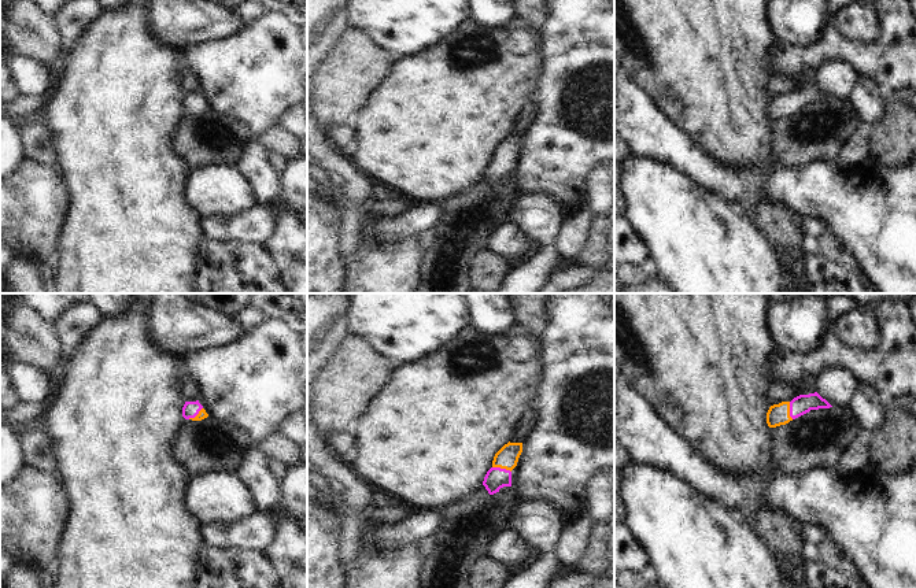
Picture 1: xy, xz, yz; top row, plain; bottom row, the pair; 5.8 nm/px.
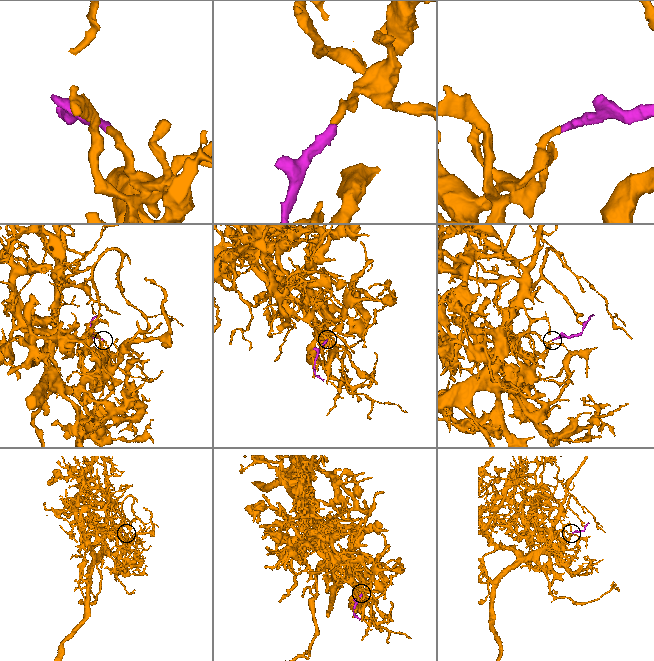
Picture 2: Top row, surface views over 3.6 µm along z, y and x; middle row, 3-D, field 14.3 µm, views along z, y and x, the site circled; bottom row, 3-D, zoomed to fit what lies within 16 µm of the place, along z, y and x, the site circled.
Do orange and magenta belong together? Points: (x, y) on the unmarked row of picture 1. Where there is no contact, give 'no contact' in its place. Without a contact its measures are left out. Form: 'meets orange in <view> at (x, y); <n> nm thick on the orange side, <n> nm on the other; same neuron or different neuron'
meets orange in xz at (502, 161); 130 nm thick on the orange side, 130 nm on the other; same neuron

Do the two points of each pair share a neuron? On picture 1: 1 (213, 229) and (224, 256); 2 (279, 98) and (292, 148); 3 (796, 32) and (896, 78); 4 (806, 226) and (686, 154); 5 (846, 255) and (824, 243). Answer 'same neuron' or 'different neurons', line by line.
1: different neurons
2: different neurons
3: different neurons
4: different neurons
5: same neuron

